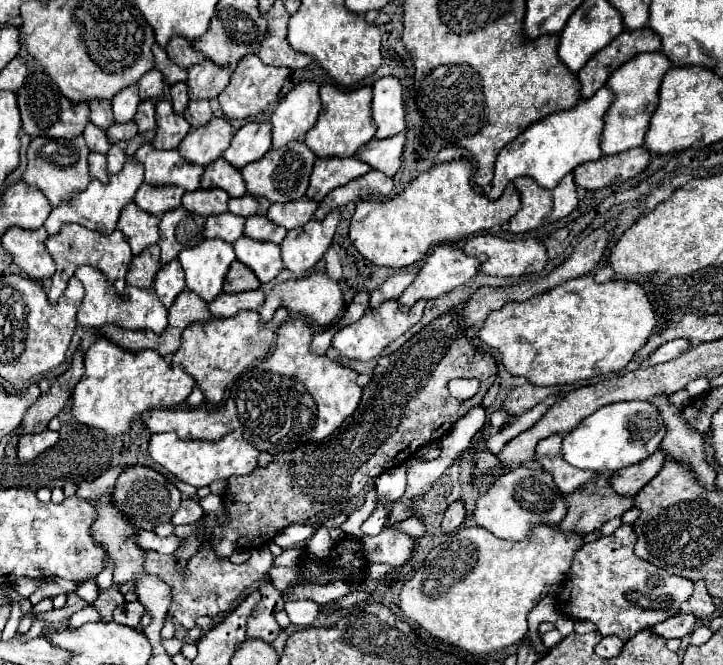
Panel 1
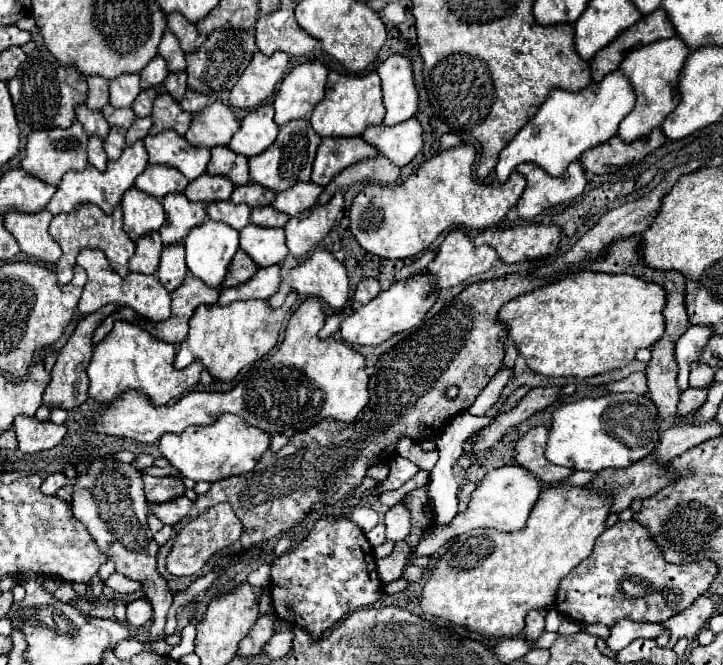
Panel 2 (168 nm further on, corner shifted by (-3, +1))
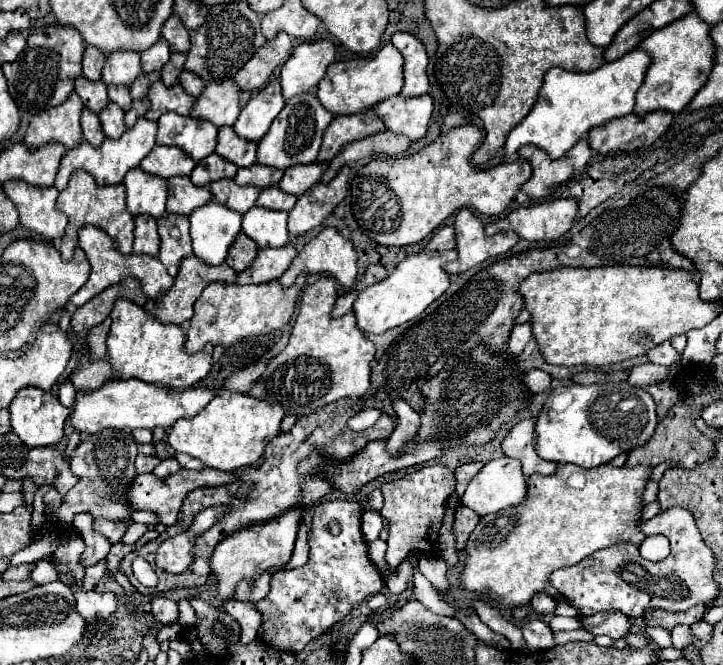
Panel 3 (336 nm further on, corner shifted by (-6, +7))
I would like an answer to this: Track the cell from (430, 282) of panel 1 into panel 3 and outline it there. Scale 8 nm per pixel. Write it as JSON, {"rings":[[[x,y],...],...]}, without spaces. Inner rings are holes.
{"rings":[[[470,209],[458,211],[454,227],[458,259],[444,265],[448,273],[464,273],[490,257],[504,255],[510,247],[518,243],[518,235],[514,235],[514,231],[486,235],[484,223]]]}

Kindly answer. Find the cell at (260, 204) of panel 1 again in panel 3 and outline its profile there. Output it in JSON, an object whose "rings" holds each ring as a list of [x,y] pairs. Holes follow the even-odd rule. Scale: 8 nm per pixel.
{"rings":[[[254,163],[252,167],[240,169],[234,177],[238,185],[256,185],[256,187],[270,187],[276,185],[282,177],[282,171],[276,167],[262,167],[260,163]]]}

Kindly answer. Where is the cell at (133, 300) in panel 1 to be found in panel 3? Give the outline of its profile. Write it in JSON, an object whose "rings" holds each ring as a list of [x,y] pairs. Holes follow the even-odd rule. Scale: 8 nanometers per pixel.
{"rings":[[[94,225],[82,227],[82,231],[80,231],[80,241],[78,241],[78,243],[80,243],[80,247],[84,249],[84,253],[86,253],[90,265],[92,265],[92,271],[90,271],[90,279],[86,281],[86,285],[80,287],[80,289],[70,297],[70,303],[76,305],[76,307],[84,305],[84,303],[90,301],[92,297],[96,297],[100,291],[104,291],[106,287],[114,285],[114,283],[118,283],[118,281],[124,279],[124,277],[138,277],[140,283],[142,283],[144,293],[146,293],[150,299],[154,299],[154,297],[160,295],[160,293],[166,293],[166,291],[172,287],[172,283],[174,283],[174,277],[168,275],[166,267],[162,267],[162,263],[160,263],[156,257],[134,255],[134,253],[122,255],[122,253],[112,245],[110,235],[106,235],[106,231],[102,231],[100,227],[98,227],[98,229],[96,229]]]}

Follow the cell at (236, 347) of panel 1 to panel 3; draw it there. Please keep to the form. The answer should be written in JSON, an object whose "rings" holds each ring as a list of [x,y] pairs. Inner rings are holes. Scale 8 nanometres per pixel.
{"rings":[[[300,273],[296,283],[288,289],[282,287],[278,279],[274,283],[262,283],[262,285],[238,285],[238,283],[210,283],[200,299],[196,301],[194,307],[194,317],[190,319],[190,329],[188,329],[188,341],[186,341],[186,351],[196,353],[200,351],[206,343],[212,345],[222,345],[222,347],[232,347],[234,343],[240,343],[244,339],[252,339],[258,335],[272,333],[280,327],[284,327],[290,317],[294,315],[298,295],[306,283],[308,273]]]}

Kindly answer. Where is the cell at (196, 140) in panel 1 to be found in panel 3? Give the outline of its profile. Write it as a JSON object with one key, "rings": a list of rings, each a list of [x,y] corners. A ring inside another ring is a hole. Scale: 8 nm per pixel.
{"rings":[[[236,81],[208,83],[204,93],[196,99],[190,115],[208,119],[216,127],[232,125],[240,115],[238,95],[240,95],[240,87],[236,85]]]}

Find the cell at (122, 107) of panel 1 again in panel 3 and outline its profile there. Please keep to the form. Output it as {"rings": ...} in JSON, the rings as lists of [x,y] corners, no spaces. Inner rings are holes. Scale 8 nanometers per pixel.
{"rings":[[[112,51],[106,57],[102,69],[102,81],[106,85],[132,85],[140,75],[140,55],[134,51]]]}

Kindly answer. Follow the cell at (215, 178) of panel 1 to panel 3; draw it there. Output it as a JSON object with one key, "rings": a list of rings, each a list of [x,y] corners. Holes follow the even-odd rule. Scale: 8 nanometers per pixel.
{"rings":[[[220,127],[216,153],[236,163],[238,167],[250,167],[256,163],[256,143],[250,143],[248,139],[238,139],[232,127]]]}

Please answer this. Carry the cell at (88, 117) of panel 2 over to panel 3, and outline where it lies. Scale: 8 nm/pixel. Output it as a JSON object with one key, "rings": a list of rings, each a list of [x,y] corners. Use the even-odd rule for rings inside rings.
{"rings":[[[78,77],[74,83],[76,93],[80,95],[80,99],[84,101],[84,105],[88,109],[92,109],[94,113],[102,111],[108,105],[108,93],[106,93],[106,83],[98,81],[98,83],[90,83],[86,77]]]}

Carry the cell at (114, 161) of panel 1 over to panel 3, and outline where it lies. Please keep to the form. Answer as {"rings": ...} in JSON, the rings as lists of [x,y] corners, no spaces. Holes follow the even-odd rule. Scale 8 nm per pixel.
{"rings":[[[108,103],[98,115],[100,115],[100,123],[102,123],[102,129],[104,129],[106,137],[118,139],[126,131],[124,111],[116,103]]]}

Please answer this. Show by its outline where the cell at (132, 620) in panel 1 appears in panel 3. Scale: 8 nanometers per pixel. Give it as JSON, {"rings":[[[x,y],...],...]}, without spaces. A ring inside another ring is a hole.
{"rings":[[[156,597],[150,601],[152,605],[152,615],[156,621],[162,625],[172,625],[178,621],[178,603],[166,597]]]}

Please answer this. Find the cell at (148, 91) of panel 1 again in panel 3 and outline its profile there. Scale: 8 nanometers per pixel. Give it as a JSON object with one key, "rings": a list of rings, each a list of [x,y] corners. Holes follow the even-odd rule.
{"rings":[[[158,39],[158,43],[154,43],[150,49],[140,53],[140,63],[142,63],[142,71],[150,73],[154,69],[162,69],[170,59],[170,47],[166,43],[166,39]]]}

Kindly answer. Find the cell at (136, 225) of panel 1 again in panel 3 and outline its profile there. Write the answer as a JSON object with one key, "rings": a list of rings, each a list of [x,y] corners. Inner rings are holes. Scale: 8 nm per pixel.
{"rings":[[[134,167],[126,173],[126,203],[132,215],[152,215],[158,217],[164,213],[168,187],[164,179],[156,175],[146,175],[140,167]]]}

